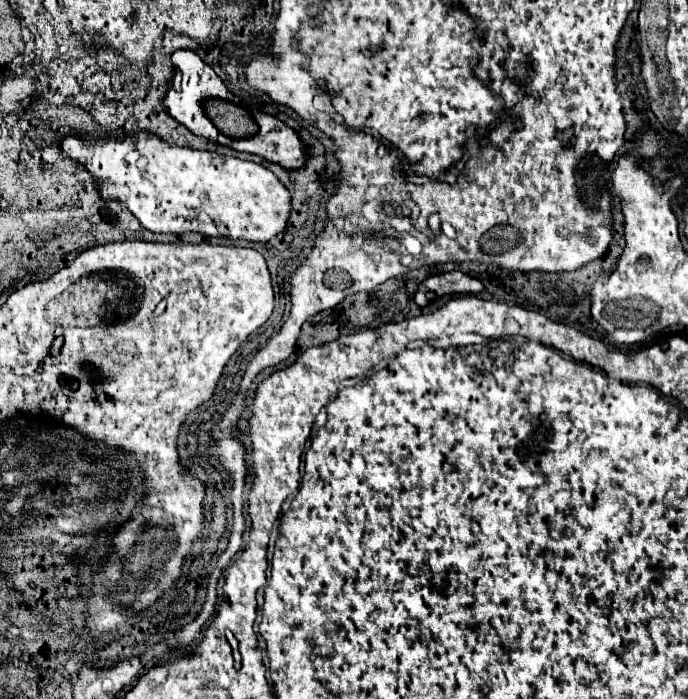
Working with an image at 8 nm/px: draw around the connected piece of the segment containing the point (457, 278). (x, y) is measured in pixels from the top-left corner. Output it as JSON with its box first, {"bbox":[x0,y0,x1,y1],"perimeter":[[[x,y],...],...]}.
{"bbox":[415,270,485,306],"perimeter":[[[453,270],[453,272],[431,276],[425,282],[421,282],[415,294],[415,302],[419,306],[427,306],[427,298],[425,298],[427,292],[435,292],[437,296],[453,296],[453,294],[481,294],[483,290],[485,286],[481,284],[481,280],[471,278],[459,270]]]}

